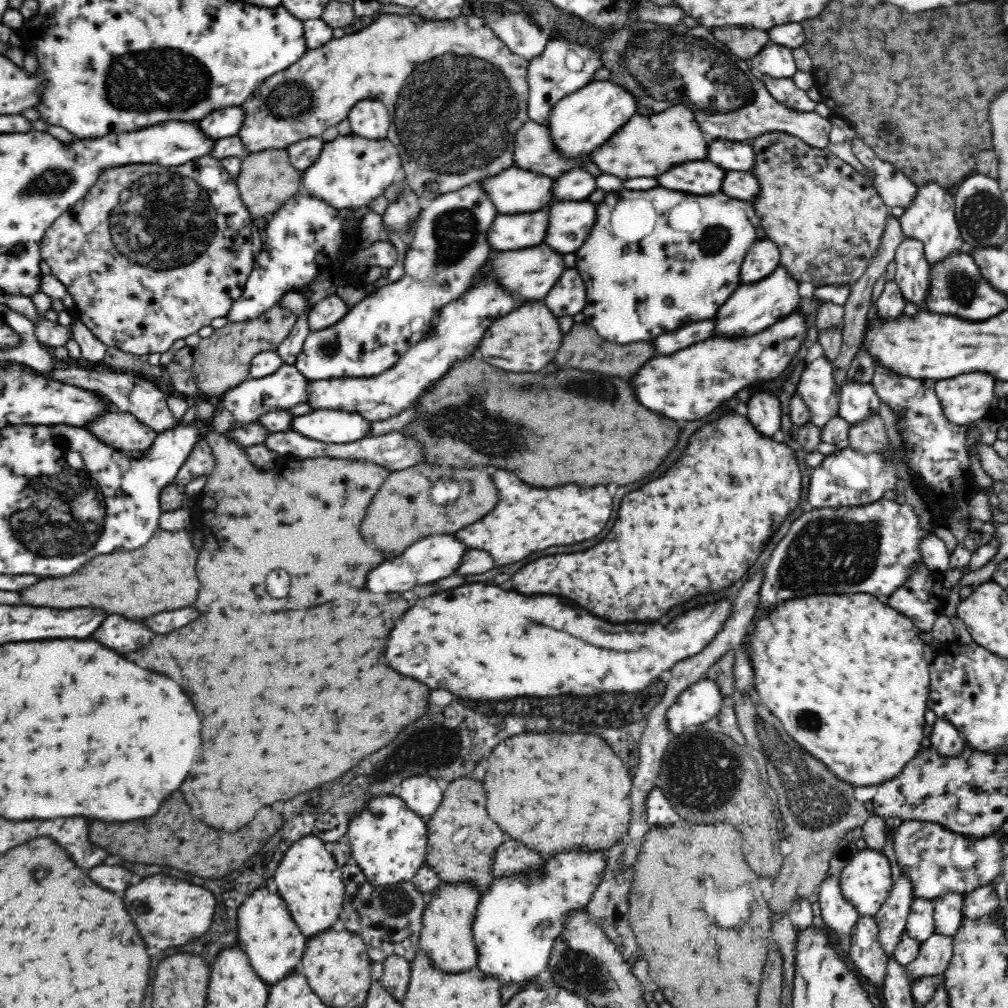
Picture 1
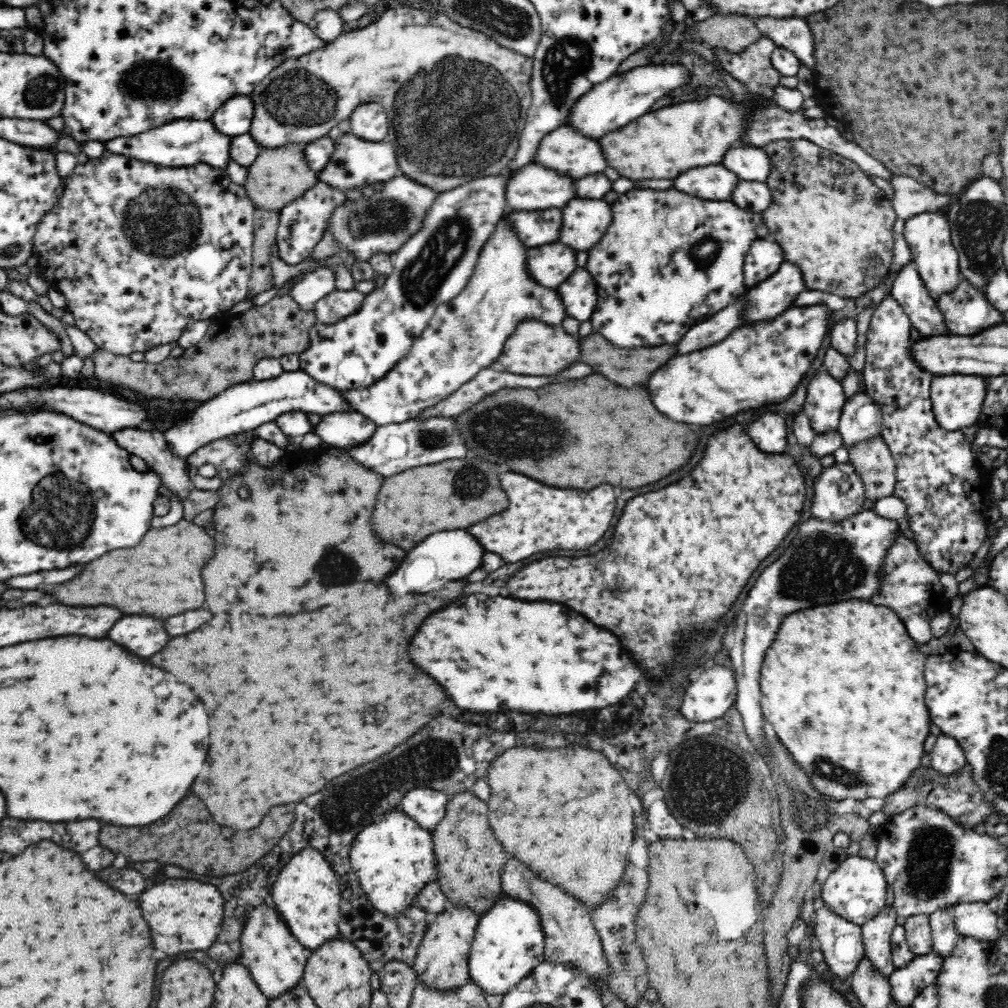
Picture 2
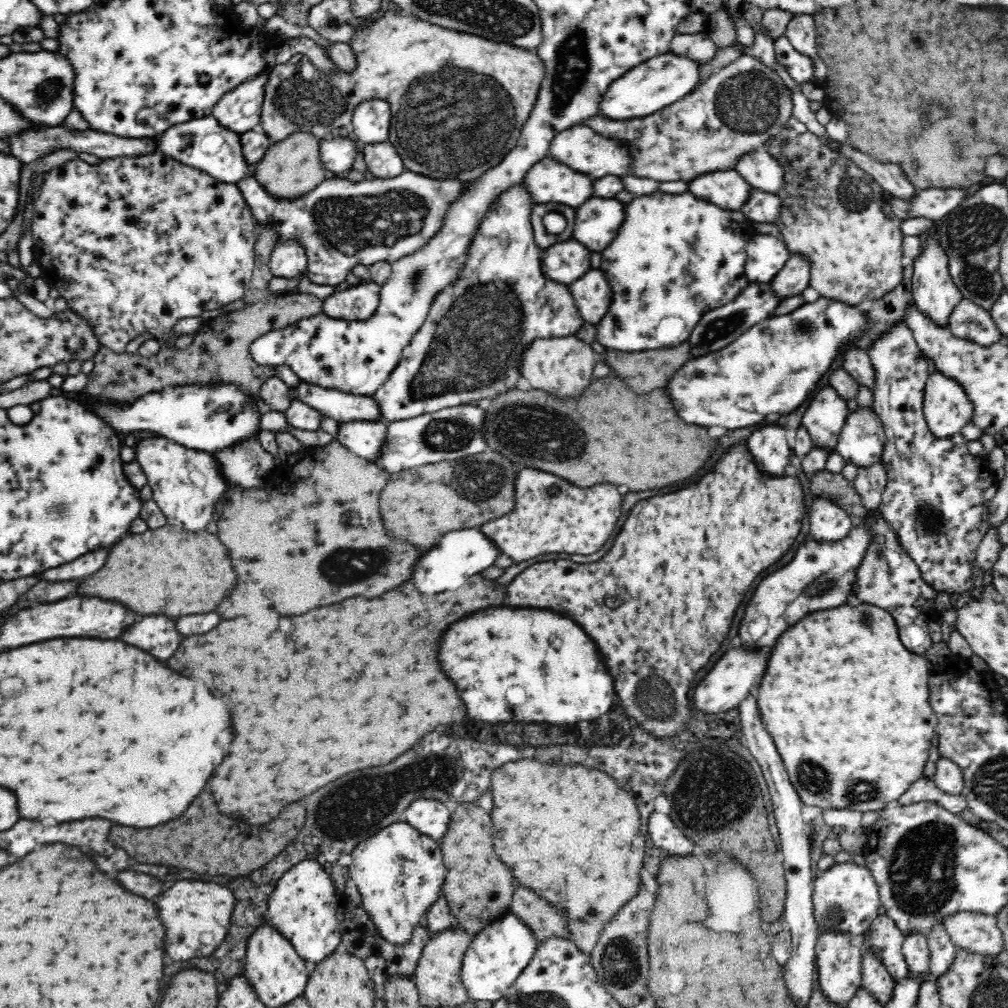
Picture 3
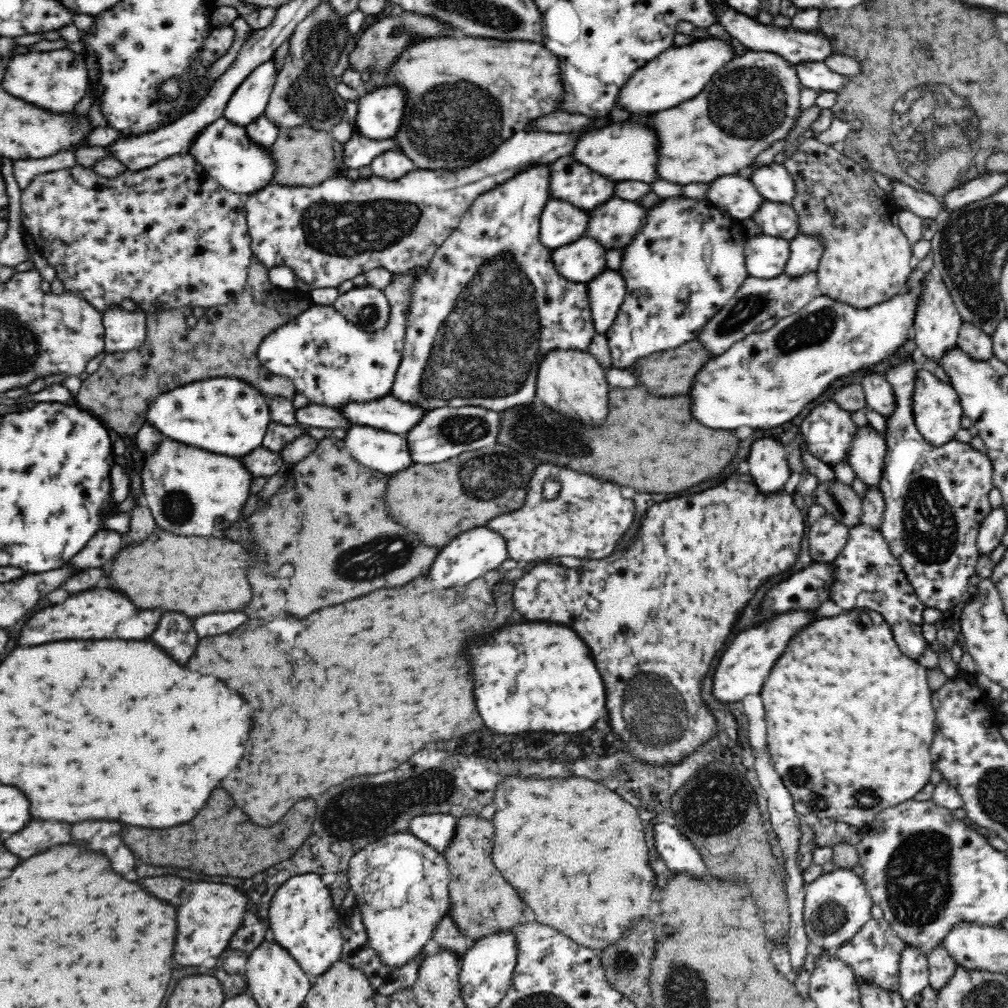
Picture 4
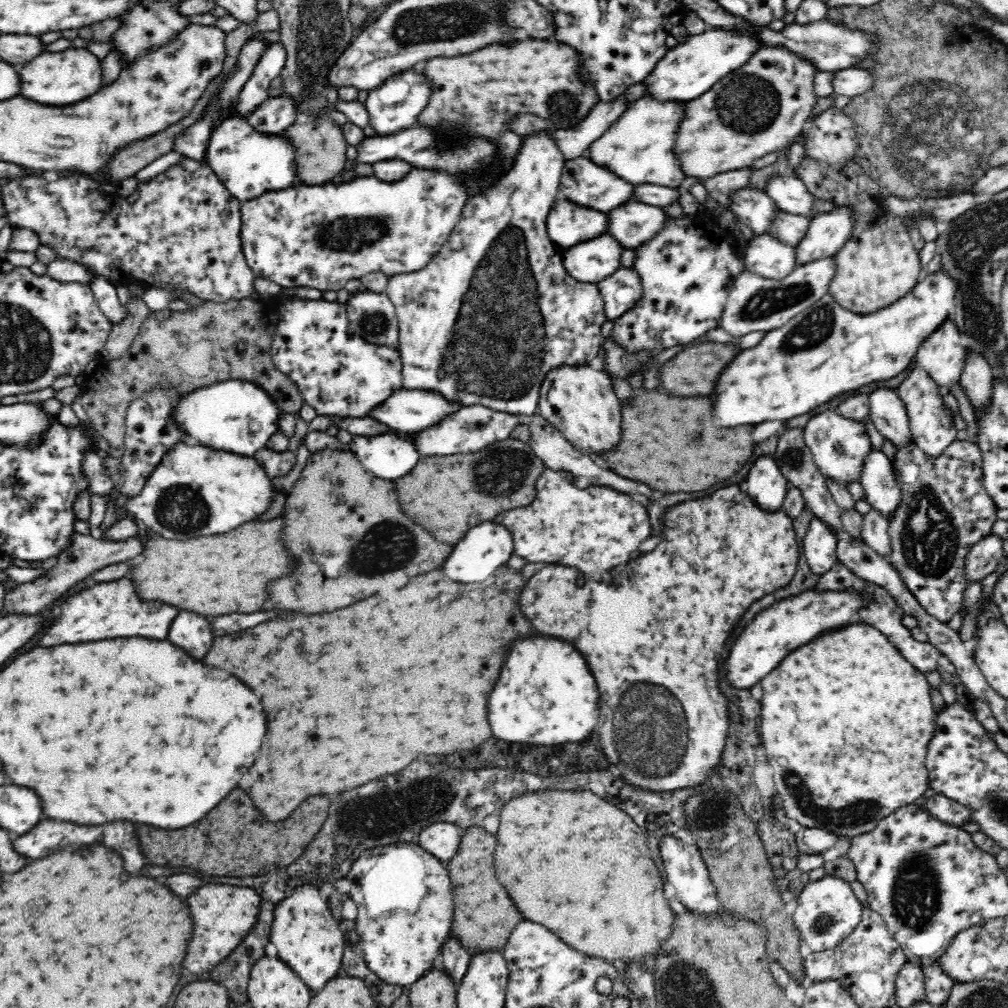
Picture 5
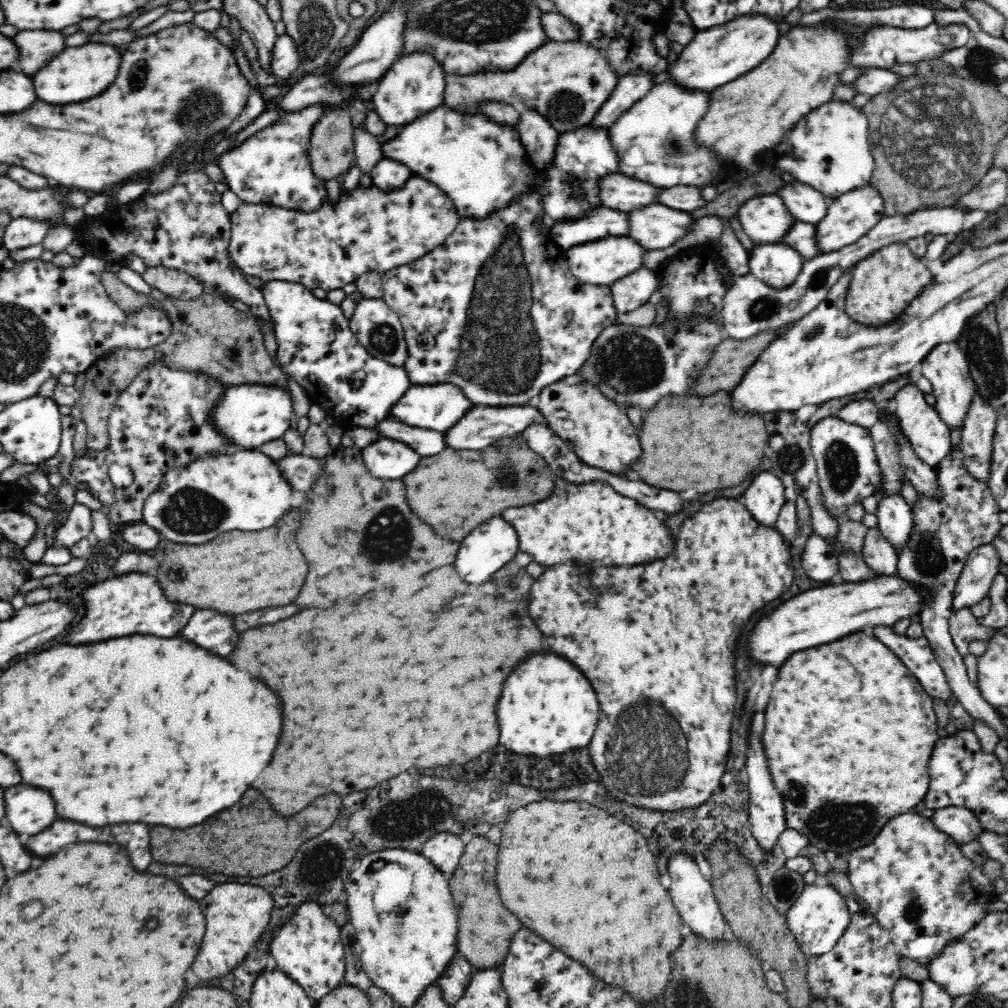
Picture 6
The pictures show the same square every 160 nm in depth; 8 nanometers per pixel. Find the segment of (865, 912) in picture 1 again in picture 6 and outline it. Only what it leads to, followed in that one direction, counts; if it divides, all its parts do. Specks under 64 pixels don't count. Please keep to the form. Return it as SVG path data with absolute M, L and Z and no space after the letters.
M820 881L805 885L802 894L796 898L796 902L785 914L788 928L792 931L796 944L807 957L814 957L832 950L846 930L846 926L850 924L850 916L844 897L832 885Z

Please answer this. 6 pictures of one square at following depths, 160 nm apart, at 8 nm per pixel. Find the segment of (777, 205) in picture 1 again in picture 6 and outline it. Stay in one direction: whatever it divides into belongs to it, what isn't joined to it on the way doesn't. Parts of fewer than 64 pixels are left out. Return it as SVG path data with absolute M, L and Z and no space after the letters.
M906 242L883 246L855 263L847 290L845 311L853 321L868 327L891 325L932 284L934 272L935 266L916 257Z

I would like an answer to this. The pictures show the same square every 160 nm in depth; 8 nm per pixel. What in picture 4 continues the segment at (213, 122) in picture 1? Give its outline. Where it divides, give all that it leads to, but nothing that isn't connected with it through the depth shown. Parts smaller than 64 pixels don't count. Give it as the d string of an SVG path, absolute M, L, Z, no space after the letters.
M274 59L260 64L227 102L224 117L238 125L248 125L266 110L277 80Z

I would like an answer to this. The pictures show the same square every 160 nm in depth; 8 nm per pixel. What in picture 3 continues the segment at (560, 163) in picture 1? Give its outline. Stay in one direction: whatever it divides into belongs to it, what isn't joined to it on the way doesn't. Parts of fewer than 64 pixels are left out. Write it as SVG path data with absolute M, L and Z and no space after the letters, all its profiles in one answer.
M575 125L558 133L553 138L549 153L566 166L572 166L574 170L590 174L594 178L602 178L606 174L626 176L626 174L630 174L630 166L632 166L632 154L624 146L614 144L614 140L604 138L604 136L600 136L600 134L584 126Z

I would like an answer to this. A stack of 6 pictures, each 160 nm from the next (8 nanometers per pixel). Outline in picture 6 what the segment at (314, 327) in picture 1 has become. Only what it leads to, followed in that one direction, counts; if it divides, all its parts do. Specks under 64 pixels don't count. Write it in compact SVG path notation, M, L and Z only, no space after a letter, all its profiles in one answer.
M356 297L354 315L349 320L351 332L356 336L360 345L374 358L383 360L396 367L404 367L408 358L408 347L404 335L403 323L398 313L394 312L382 299L362 299Z

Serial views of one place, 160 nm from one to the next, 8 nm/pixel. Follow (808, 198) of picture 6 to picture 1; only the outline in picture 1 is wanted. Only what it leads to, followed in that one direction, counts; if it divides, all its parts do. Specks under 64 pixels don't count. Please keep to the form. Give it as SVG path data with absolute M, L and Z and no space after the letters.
M716 140L708 148L708 160L718 164L724 170L753 172L754 164L756 164L756 153L750 144Z

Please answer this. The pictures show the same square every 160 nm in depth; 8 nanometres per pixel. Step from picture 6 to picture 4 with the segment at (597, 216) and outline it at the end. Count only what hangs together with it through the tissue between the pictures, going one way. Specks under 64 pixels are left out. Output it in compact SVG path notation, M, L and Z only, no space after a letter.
M550 199L541 214L540 240L550 249L560 248L587 234L588 214L573 204Z

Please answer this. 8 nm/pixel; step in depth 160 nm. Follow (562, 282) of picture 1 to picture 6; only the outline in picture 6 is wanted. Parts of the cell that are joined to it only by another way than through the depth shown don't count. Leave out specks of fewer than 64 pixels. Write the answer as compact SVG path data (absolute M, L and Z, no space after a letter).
M645 266L613 282L609 287L617 312L626 314L644 306L658 289L658 284L658 269Z

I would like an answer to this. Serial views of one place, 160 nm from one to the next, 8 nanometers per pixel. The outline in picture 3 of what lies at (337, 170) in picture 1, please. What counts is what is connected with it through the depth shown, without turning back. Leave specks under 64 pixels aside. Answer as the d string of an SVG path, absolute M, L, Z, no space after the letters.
M388 140L376 145L362 145L366 166L378 178L394 178L404 172L405 164Z

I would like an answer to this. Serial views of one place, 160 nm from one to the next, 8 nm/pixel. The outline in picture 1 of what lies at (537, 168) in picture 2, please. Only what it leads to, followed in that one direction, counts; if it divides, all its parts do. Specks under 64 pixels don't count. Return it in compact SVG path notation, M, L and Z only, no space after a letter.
M514 166L487 178L482 184L499 214L522 214L548 210L556 200L554 181L550 175Z

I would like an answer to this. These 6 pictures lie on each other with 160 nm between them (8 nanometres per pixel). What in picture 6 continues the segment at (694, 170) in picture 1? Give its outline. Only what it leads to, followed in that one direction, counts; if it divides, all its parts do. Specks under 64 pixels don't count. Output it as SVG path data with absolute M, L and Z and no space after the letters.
M776 194L749 199L737 212L740 224L756 245L780 244L795 225L784 200Z

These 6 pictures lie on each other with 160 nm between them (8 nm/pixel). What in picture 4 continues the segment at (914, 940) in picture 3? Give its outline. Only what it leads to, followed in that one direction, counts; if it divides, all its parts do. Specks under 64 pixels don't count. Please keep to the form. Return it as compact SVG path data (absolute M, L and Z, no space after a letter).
M905 945L898 974L899 993L904 1002L919 995L929 985L927 956Z

